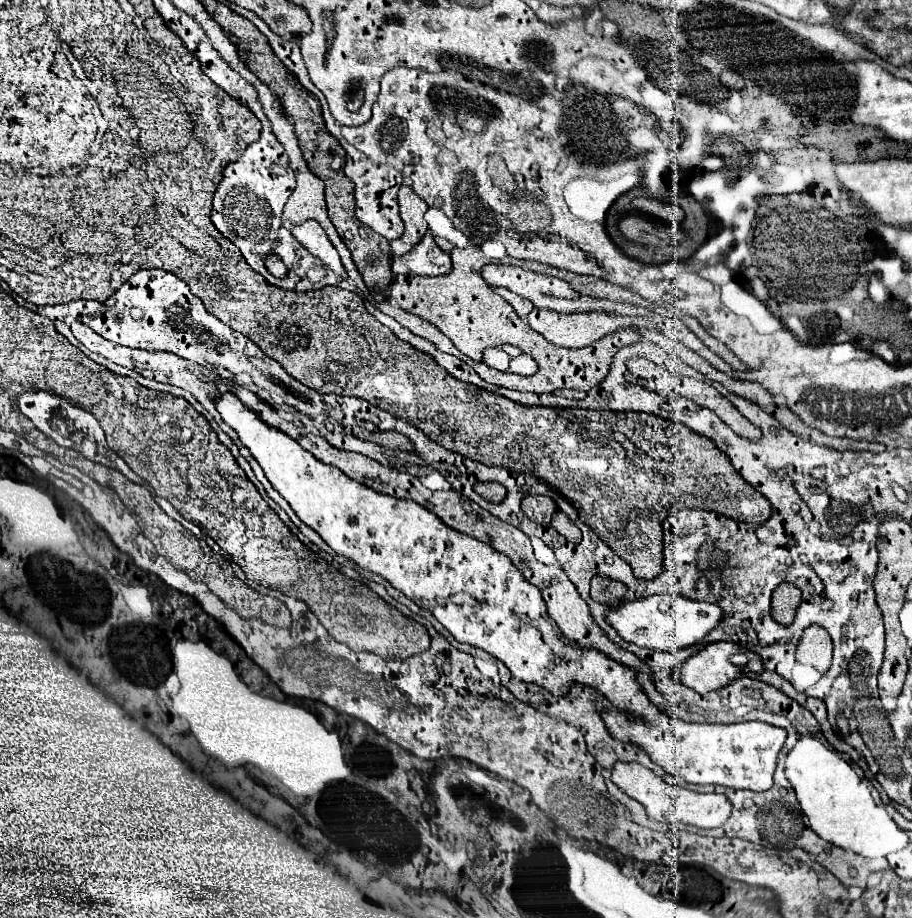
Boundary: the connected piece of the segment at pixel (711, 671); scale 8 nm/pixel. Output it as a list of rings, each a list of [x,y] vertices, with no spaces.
[[[719,641],[719,643],[709,643],[705,649],[689,657],[677,671],[675,677],[695,689],[697,693],[705,695],[711,691],[719,691],[727,687],[727,683],[743,677],[743,671],[735,667],[729,657],[735,653],[745,653],[747,649],[731,643],[731,641]]]

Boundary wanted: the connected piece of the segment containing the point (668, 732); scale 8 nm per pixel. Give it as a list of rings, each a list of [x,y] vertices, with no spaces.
[[[665,715],[665,747],[643,747],[667,773],[679,775],[689,783],[725,785],[731,789],[767,791],[773,785],[777,755],[783,749],[787,731],[761,721],[735,725],[685,723]]]

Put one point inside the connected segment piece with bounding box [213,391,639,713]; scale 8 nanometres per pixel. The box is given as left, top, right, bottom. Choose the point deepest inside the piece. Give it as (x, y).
(473, 590)

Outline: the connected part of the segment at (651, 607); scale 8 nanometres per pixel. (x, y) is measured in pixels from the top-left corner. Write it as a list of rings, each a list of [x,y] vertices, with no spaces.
[[[651,595],[639,599],[637,603],[621,603],[617,609],[609,611],[609,623],[617,629],[617,633],[647,649],[655,651],[675,651],[683,647],[697,645],[707,637],[709,631],[719,627],[723,621],[723,609],[713,603],[701,603],[687,599],[683,595]]]

